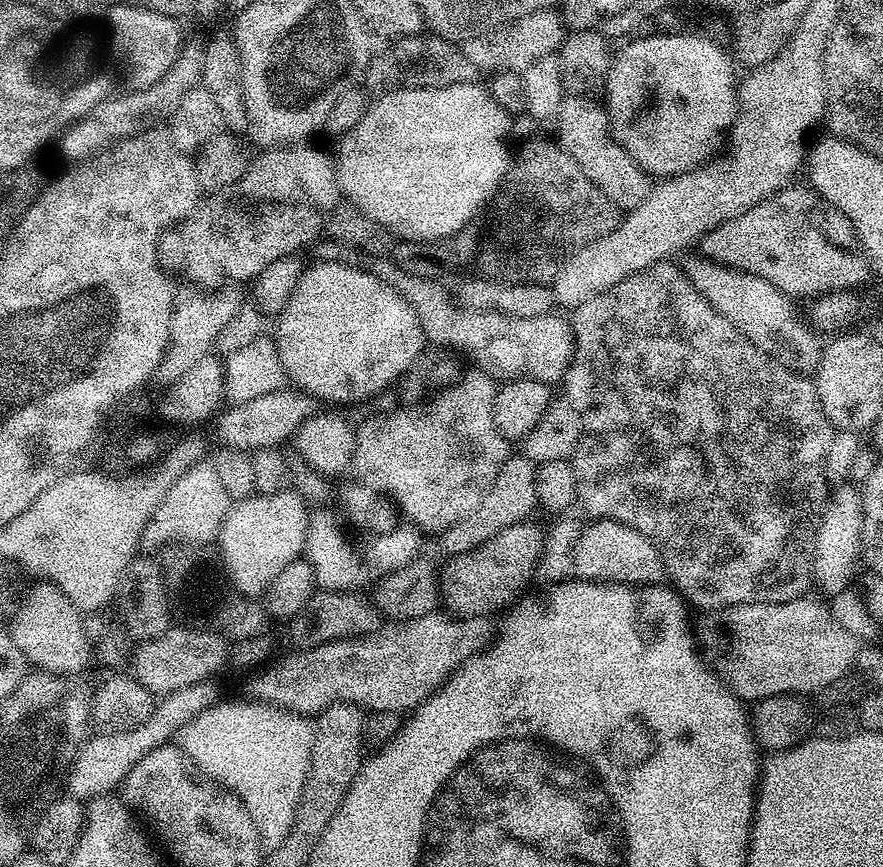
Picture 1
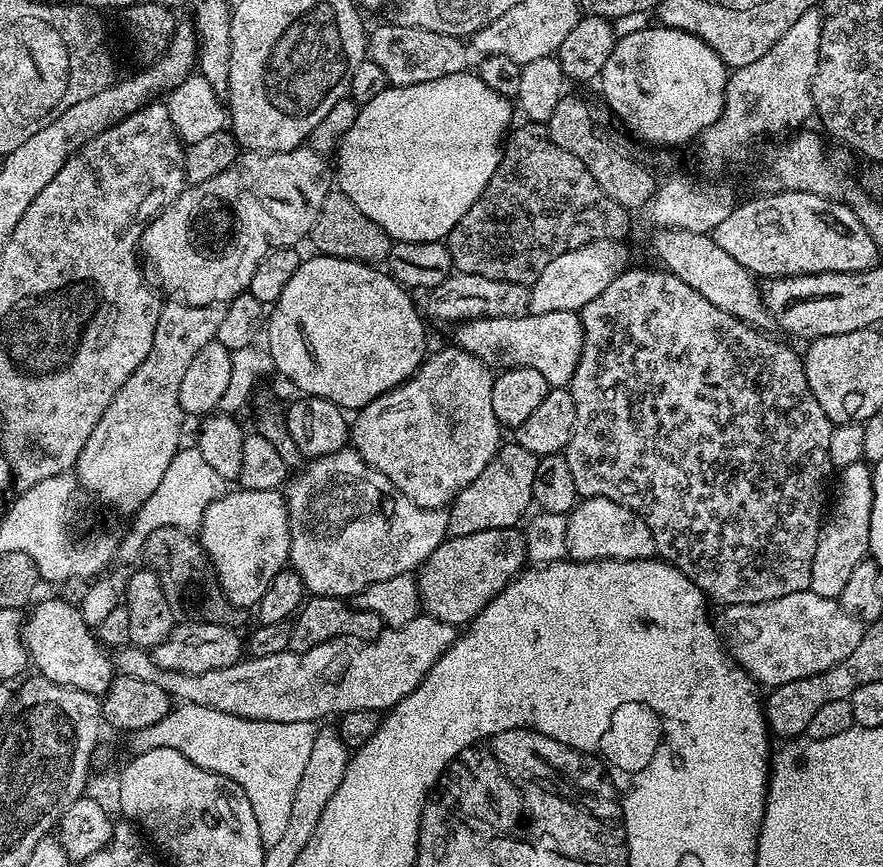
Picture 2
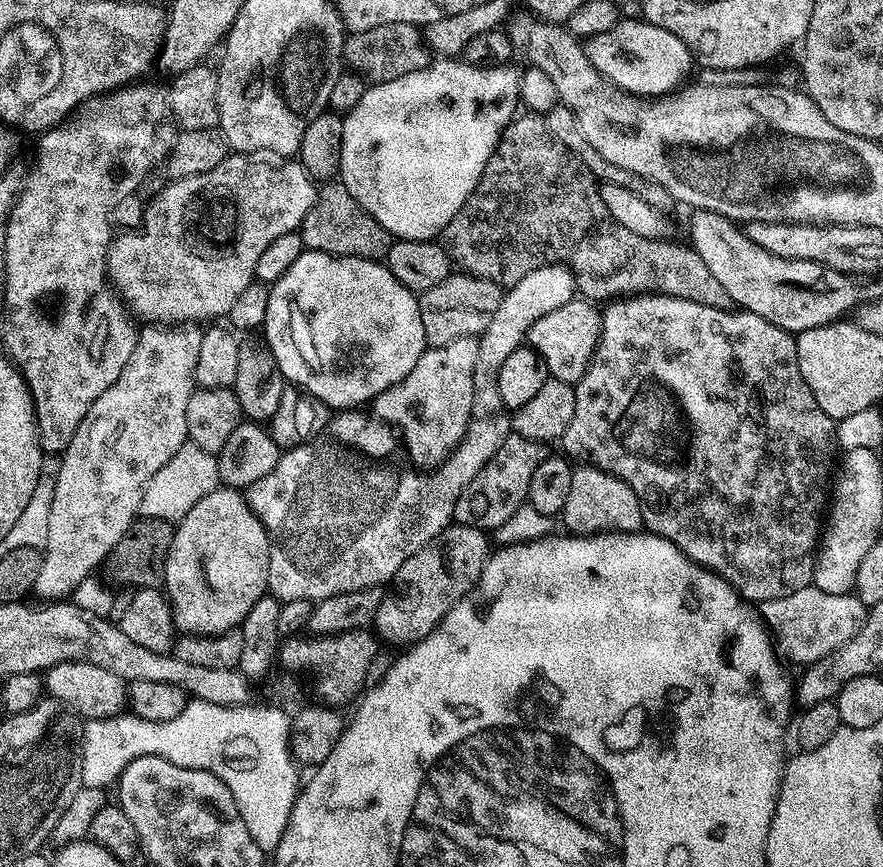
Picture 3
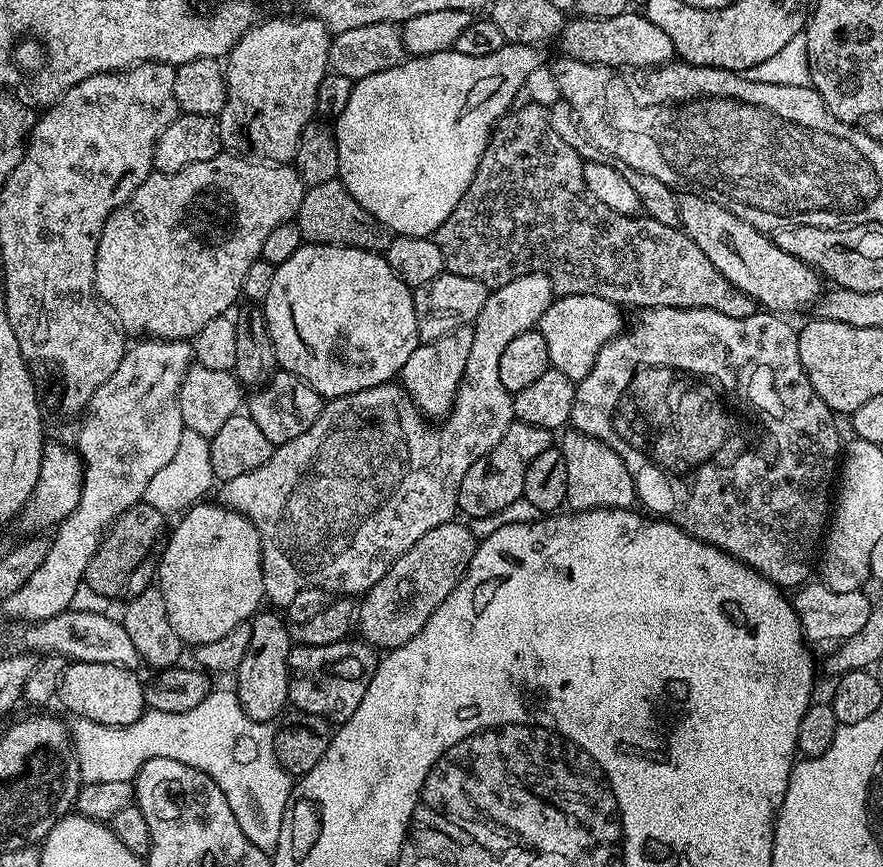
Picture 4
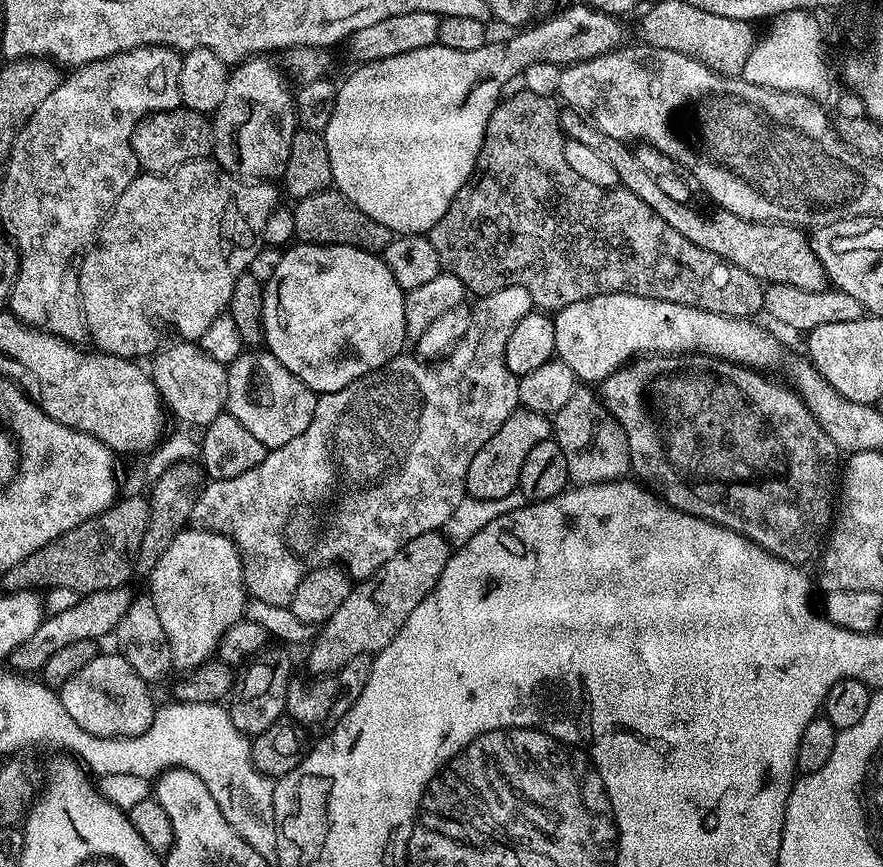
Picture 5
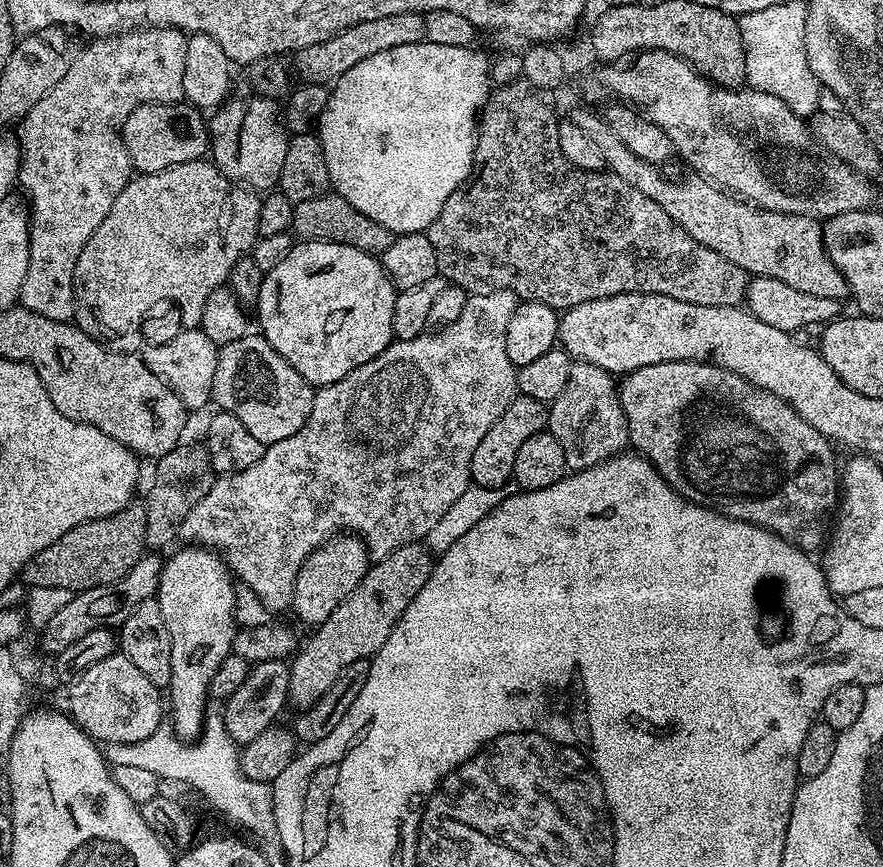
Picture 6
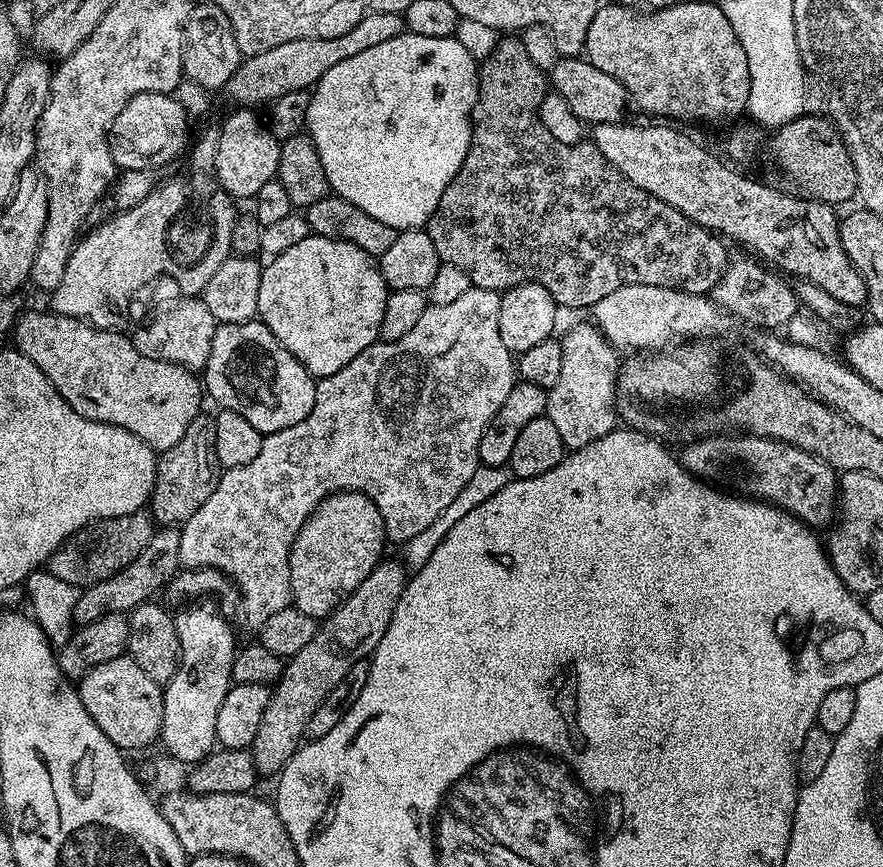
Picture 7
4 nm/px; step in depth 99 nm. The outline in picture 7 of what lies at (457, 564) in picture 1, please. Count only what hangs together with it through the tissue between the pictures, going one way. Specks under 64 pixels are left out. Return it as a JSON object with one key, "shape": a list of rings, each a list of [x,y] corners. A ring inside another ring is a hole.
{"shape":[[[381,559],[362,586],[355,588],[333,612],[328,613],[317,627],[314,638],[310,638],[298,654],[287,657],[284,673],[271,689],[272,697],[266,706],[266,714],[262,714],[262,723],[258,725],[258,734],[254,734],[250,749],[261,777],[275,777],[283,770],[305,739],[304,731],[306,722],[310,722],[310,714],[314,714],[324,696],[346,678],[350,666],[368,660],[378,642],[382,642],[382,634],[386,634],[390,618],[394,618],[394,606],[398,606],[398,598],[402,598],[402,590],[410,579],[409,569],[399,559],[388,559]]]}

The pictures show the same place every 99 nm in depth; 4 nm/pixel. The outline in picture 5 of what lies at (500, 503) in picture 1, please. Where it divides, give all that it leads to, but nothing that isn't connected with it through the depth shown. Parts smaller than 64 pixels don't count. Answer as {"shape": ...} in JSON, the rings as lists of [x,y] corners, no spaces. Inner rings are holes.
{"shape":[[[519,407],[506,422],[502,422],[501,428],[496,431],[494,438],[474,454],[474,462],[470,462],[470,470],[466,474],[464,490],[468,496],[479,500],[490,498],[506,498],[506,494],[517,491],[520,486],[520,475],[522,474],[522,462],[538,446],[538,442],[546,442],[554,432],[554,424],[551,419],[538,414],[529,408]]]}

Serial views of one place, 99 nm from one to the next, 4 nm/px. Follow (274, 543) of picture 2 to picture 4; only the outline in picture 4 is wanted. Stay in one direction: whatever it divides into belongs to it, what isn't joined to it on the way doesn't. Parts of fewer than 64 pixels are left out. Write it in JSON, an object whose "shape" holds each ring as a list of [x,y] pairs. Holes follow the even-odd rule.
{"shape":[[[201,502],[193,504],[179,517],[180,520],[176,524],[176,529],[167,537],[168,545],[164,548],[164,553],[158,559],[158,587],[162,598],[166,598],[166,614],[170,614],[170,626],[174,626],[174,630],[178,634],[178,638],[182,638],[185,645],[195,646],[205,644],[206,642],[214,642],[218,638],[222,638],[222,634],[230,634],[230,630],[234,630],[234,626],[251,621],[257,612],[261,611],[262,605],[265,603],[264,595],[264,567],[262,566],[262,554],[260,553],[260,535],[258,530],[249,520],[242,514],[238,514],[233,508],[224,507],[223,503],[208,504],[209,502]]]}

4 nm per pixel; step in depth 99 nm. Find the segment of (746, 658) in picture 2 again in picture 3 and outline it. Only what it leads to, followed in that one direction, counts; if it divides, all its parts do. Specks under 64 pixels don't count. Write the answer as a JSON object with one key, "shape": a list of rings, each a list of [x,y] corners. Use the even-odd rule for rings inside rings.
{"shape":[[[809,586],[781,600],[763,601],[758,612],[779,655],[785,661],[793,660],[799,666],[807,666],[818,658],[826,658],[826,654],[838,650],[838,646],[850,642],[850,638],[858,634],[866,615],[866,605],[854,594],[826,594]]]}

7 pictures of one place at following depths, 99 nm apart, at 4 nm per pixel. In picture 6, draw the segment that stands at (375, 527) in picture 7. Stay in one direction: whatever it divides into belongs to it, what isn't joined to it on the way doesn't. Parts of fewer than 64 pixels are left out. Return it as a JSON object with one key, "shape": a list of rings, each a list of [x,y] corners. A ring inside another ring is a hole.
{"shape":[[[340,534],[325,542],[308,556],[308,561],[298,570],[294,582],[291,611],[304,624],[315,626],[326,622],[334,610],[346,599],[347,596],[362,582],[368,573],[370,557],[368,547],[364,541],[355,534]]]}

